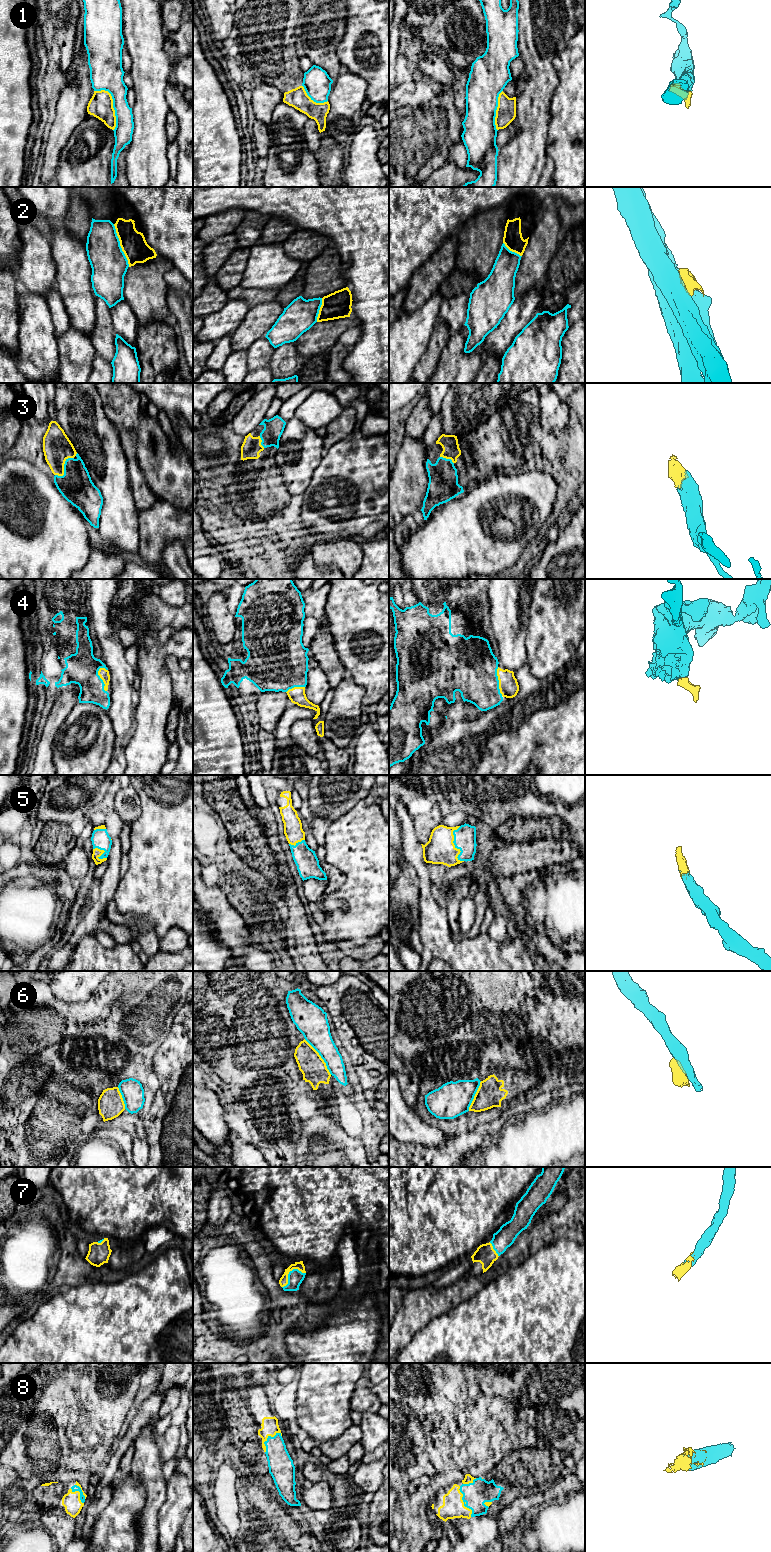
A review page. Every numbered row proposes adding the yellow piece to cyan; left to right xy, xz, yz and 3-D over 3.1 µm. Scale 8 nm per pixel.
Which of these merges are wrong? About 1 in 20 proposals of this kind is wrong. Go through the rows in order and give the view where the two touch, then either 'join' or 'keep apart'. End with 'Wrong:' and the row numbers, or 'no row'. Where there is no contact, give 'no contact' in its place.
1: xy | keep apart
2: xy | keep apart
3: xy | join
4: xy | join
5: yz | join
6: xz | join
7: xz | join
8: xy | join
Wrong: 1, 2

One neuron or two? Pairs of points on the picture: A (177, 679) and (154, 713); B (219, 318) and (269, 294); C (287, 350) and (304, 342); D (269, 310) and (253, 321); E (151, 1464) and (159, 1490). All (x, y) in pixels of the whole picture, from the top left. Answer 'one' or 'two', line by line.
A: two
B: one
C: two
D: one
E: one

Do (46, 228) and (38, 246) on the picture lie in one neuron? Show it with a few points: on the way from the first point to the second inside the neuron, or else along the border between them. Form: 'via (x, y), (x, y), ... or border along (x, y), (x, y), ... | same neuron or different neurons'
via (42, 232), (38, 236), (38, 242) | same neuron

